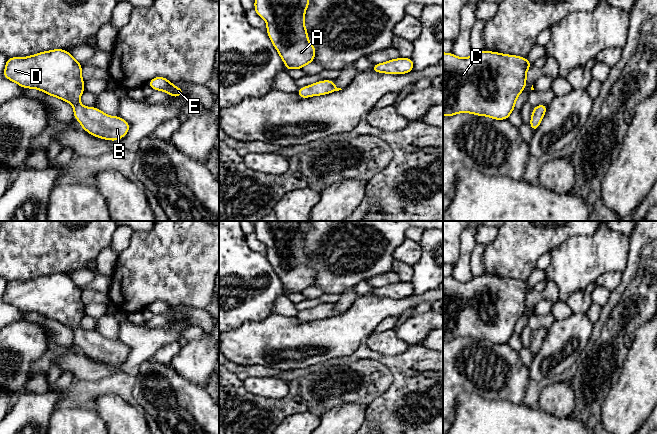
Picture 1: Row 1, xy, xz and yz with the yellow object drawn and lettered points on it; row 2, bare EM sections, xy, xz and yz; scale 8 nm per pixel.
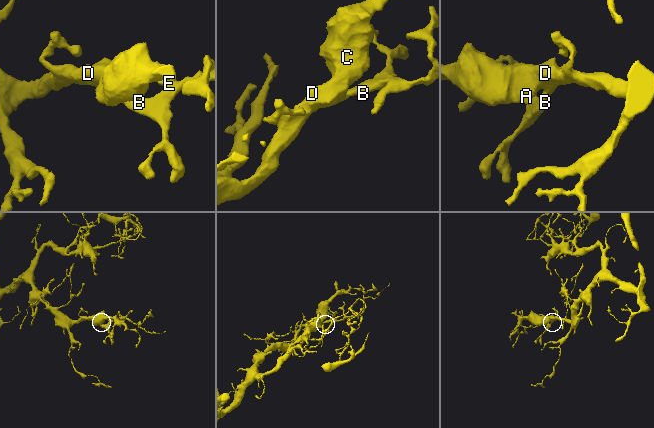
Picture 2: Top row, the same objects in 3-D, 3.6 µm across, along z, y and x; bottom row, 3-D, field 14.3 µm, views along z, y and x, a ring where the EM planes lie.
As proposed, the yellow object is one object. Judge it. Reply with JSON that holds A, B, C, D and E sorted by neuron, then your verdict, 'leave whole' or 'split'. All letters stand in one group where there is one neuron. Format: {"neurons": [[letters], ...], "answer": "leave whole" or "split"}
{"neurons": [["A", "B", "C", "D", "E"]], "answer": "leave whole"}

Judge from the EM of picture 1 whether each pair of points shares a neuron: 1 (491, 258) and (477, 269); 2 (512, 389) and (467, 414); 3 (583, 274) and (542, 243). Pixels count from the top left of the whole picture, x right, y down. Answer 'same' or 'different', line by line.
1: different
2: different
3: different

